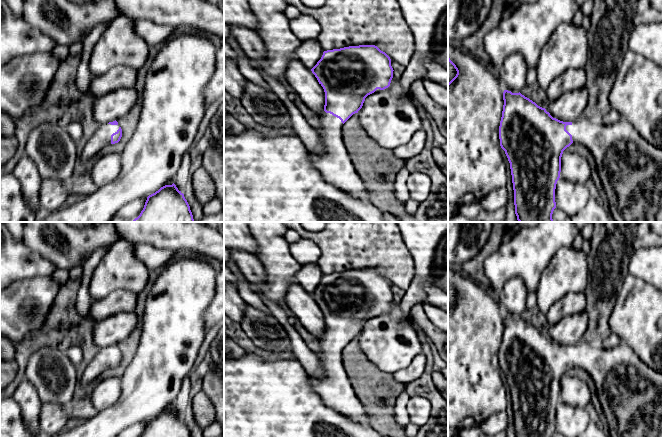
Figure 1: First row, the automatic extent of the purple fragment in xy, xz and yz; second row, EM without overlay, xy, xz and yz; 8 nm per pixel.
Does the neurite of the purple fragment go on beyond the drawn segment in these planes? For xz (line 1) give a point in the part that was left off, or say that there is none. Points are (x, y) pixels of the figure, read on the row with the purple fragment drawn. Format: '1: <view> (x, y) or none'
1: xz (335, 165)

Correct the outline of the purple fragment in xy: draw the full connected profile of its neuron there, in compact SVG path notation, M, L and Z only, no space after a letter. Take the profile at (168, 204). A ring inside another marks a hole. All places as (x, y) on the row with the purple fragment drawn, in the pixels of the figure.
M165 185L155 193L149 195L140 215L132 222L195 222L184 194L176 185Z

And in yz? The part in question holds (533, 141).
M504 90L503 100L504 105L499 126L499 139L500 146L505 151L505 154L510 163L514 190L515 214L519 222L554 222L552 219L552 214L556 208L555 189L557 181L560 178L561 157L563 151L573 143L584 145L594 157L598 174L609 203L610 215L615 222L662 222L662 149L659 149L646 141L626 119L621 118L613 124L604 124L602 121L589 120L582 117L579 117L572 122L563 122L553 118L545 108L538 106L535 102L522 95L520 92L512 93L511 91Z

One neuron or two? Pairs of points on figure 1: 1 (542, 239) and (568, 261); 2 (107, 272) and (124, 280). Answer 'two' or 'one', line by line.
1: two
2: one

